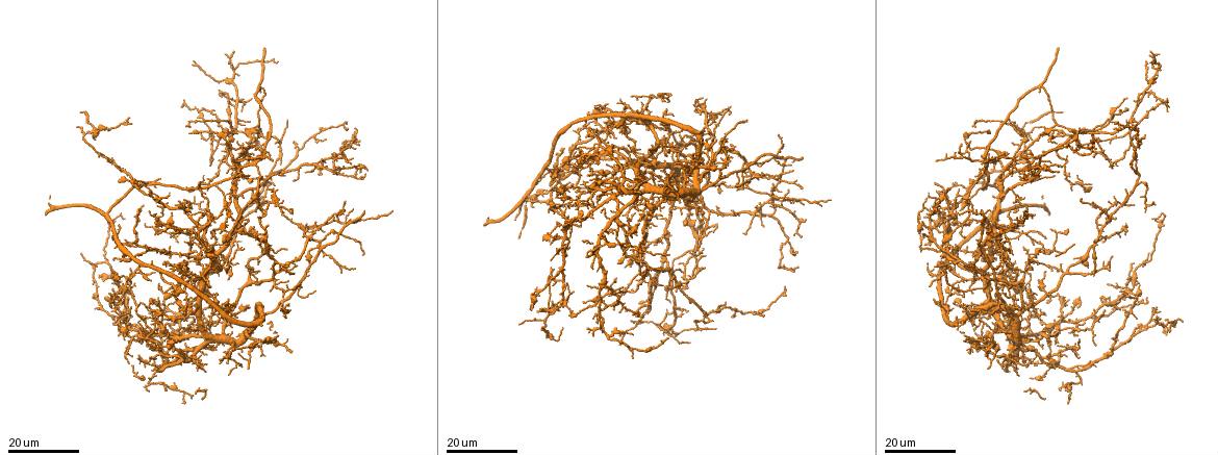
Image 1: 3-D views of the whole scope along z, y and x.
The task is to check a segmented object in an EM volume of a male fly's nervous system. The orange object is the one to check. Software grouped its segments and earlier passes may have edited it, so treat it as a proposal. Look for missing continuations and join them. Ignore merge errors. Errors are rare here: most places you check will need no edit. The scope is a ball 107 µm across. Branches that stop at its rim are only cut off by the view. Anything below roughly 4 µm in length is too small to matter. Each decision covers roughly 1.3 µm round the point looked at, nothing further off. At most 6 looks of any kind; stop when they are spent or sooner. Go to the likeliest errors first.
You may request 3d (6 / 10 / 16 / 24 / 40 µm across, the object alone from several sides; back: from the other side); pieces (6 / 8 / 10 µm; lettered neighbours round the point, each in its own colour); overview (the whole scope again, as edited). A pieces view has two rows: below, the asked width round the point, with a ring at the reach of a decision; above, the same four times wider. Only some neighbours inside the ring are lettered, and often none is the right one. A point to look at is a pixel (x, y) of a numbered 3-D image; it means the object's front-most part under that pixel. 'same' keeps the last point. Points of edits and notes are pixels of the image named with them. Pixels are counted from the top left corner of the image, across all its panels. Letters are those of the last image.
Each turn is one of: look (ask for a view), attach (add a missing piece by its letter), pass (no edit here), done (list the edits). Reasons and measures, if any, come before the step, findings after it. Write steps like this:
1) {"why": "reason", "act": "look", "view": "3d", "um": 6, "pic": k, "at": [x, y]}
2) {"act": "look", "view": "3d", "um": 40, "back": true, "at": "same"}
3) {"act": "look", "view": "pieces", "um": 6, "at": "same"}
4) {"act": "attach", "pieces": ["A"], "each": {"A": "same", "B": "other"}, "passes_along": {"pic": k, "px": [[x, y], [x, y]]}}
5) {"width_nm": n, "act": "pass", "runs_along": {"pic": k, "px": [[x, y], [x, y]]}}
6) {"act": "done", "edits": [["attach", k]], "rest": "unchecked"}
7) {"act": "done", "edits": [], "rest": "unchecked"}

{"why": "end of a long branch", "act": "look", "view": "3d", "um": 24, "pic": 1, "at": [1144, 133]}

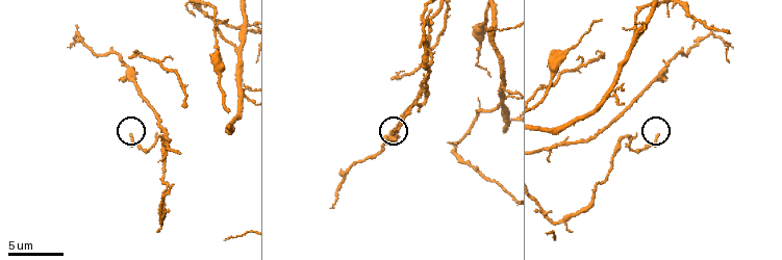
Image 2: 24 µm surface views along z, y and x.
{"act": "look", "view": "3d", "um": 10, "pic": 2, "at": [656, 136]}

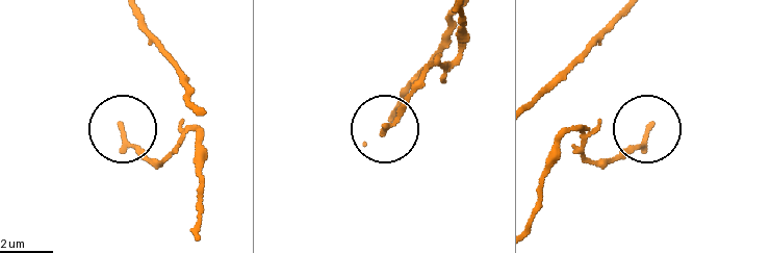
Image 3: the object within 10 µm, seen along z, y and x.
{"why": "see the neighbours", "act": "look", "view": "pieces", "um": 8, "pic": 3, "at": [385, 131]}

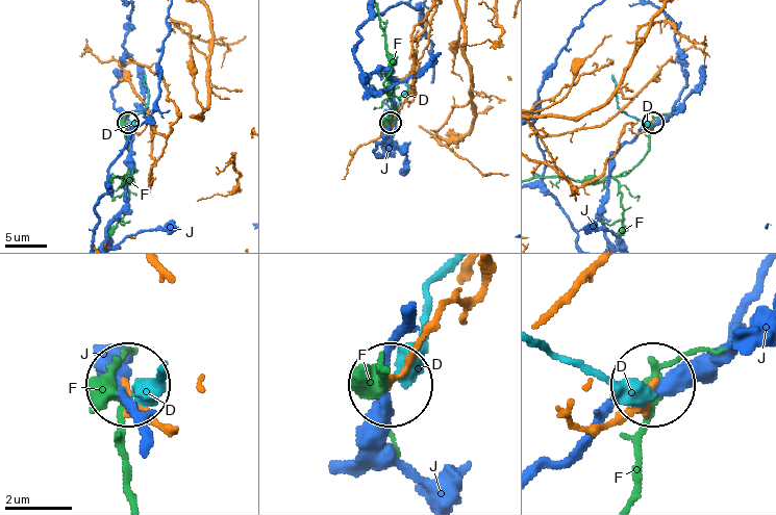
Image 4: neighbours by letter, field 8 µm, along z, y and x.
{"act": "pass", "each": {"D": "other", "F": "other", "J": "other"}, "runs_along": {"pic": 4, "px": [[173, 427], [155, 423], [125, 387]]}, "found": "none of them fits"}

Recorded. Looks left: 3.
{"why": "free end", "act": "look", "view": "3d", "um": 24, "pic": 1, "at": [561, 149]}

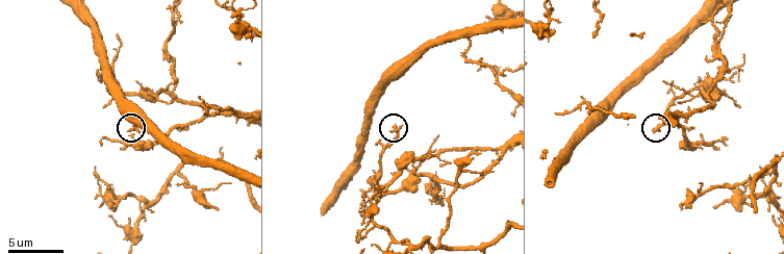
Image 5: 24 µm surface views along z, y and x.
{"act": "look", "view": "pieces", "um": 10, "pic": 5, "at": [131, 128]}

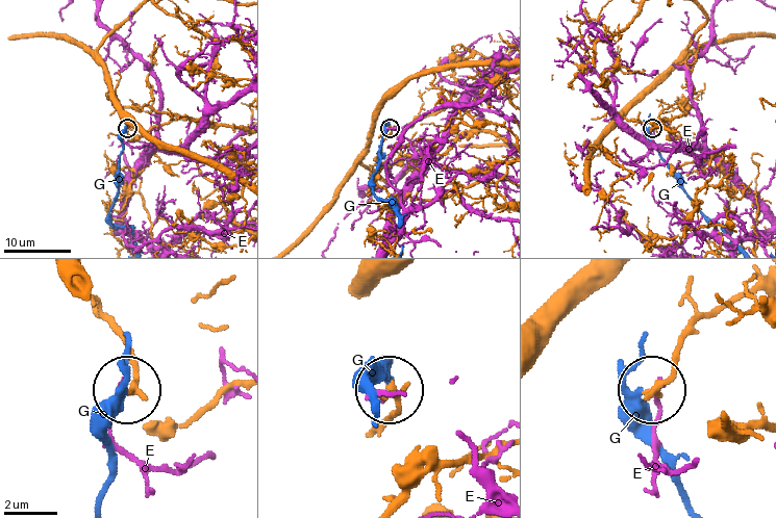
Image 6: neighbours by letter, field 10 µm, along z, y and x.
{"width_nm": 280, "act": "pass", "each": {"E": "other", "G": "other"}, "found": "none of them fits"}

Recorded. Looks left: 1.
{"act": "done", "edits": [], "rest": "unchecked"}

